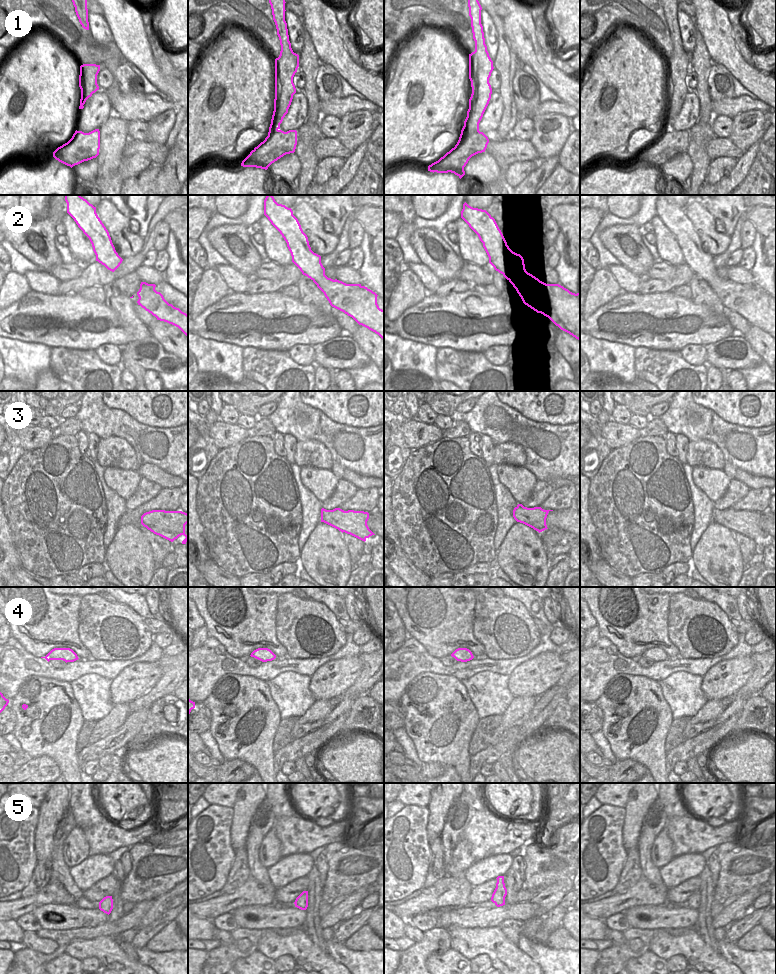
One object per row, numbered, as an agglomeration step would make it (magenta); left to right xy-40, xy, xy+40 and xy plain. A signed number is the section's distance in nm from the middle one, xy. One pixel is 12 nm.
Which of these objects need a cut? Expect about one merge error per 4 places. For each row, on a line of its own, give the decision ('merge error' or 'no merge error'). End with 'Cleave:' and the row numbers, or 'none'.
1: merge error
2: merge error
3: no merge error
4: no merge error
5: no merge error
Cleave: 1, 2

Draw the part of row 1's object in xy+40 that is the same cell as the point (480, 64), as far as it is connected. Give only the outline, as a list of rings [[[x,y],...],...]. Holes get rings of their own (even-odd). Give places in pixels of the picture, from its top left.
[[[468,0],[468,7],[475,51],[469,54],[469,79],[472,94],[469,99],[469,109],[462,131],[471,136],[479,132],[479,123],[491,99],[492,88],[489,78],[494,67],[487,51],[481,24],[482,7],[478,0]]]

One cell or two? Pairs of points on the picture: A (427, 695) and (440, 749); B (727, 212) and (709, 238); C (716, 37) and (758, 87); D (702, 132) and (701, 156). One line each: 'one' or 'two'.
A: one
B: two
C: one
D: one

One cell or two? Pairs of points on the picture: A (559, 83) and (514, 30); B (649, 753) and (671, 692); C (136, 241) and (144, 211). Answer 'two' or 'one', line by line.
A: one
B: two
C: two

